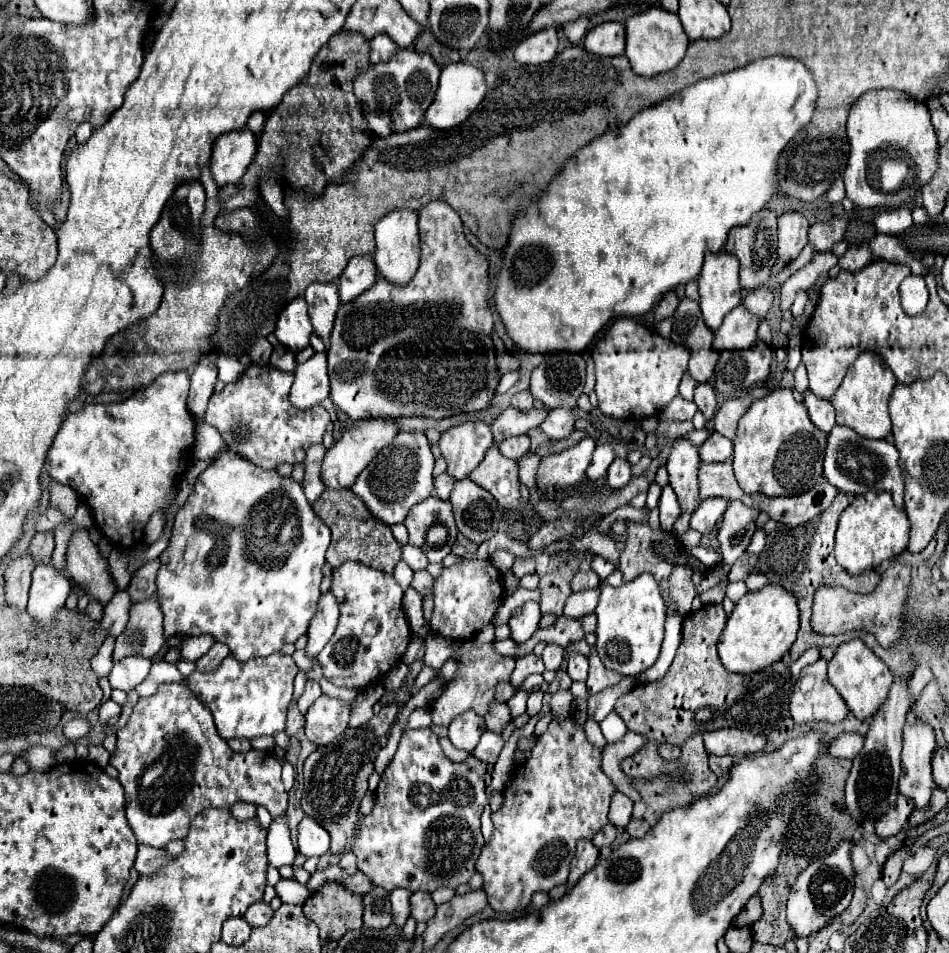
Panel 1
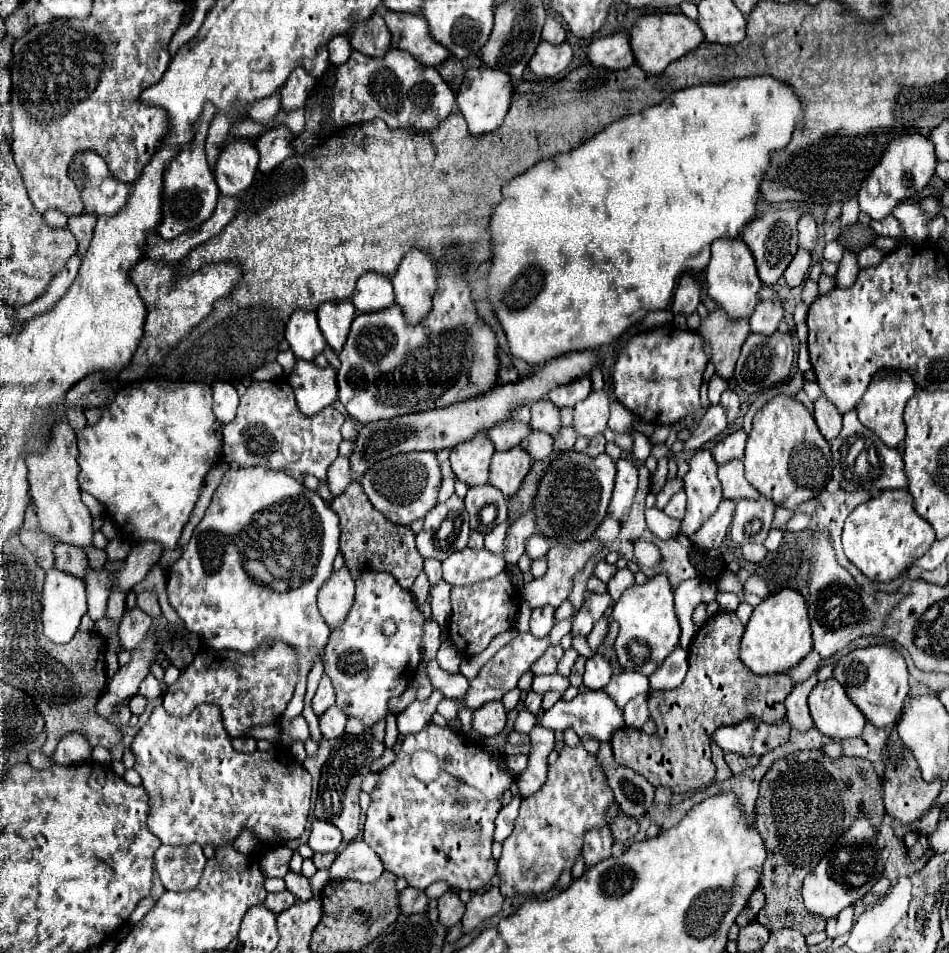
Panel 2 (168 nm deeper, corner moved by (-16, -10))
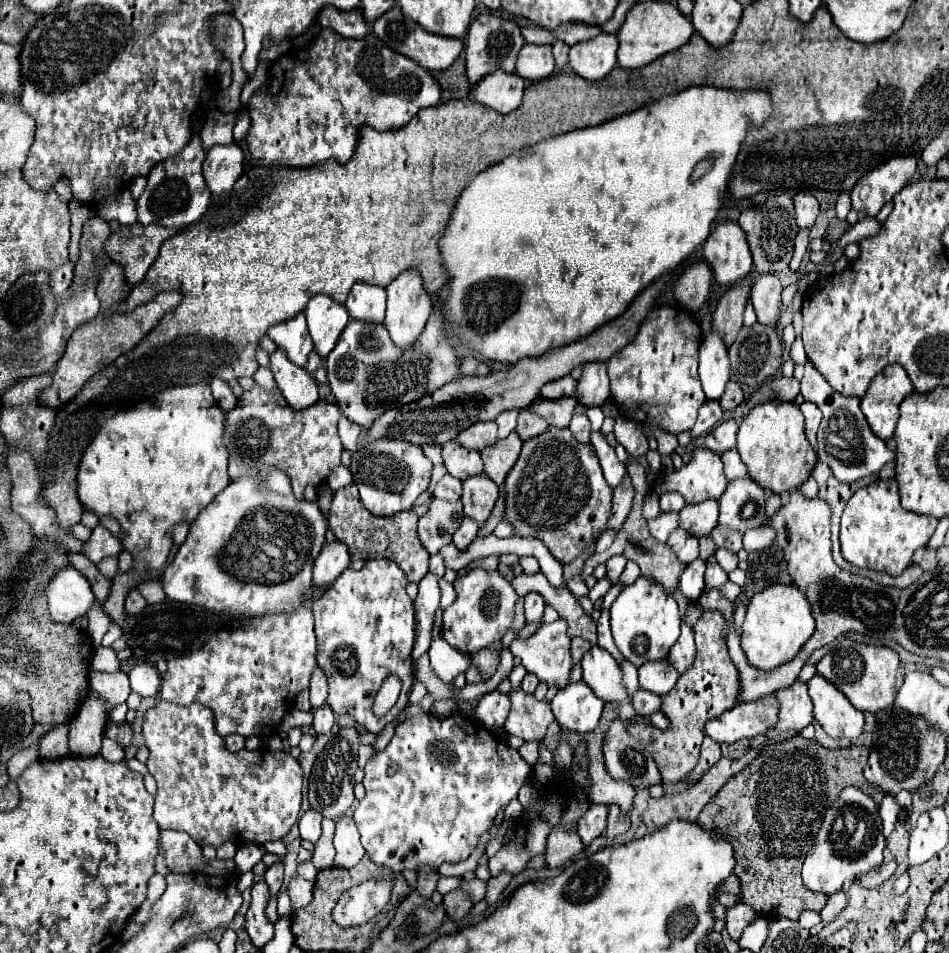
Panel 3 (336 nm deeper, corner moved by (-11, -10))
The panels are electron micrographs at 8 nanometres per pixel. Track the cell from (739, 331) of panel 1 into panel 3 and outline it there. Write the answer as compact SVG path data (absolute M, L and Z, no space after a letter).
M761 274L755 278L751 288L751 304L755 306L757 320L761 324L777 328L781 290L783 290L783 284L775 274Z

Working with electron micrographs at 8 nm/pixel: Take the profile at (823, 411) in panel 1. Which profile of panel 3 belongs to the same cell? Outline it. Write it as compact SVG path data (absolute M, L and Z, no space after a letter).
M803 402L801 406L801 412L805 416L805 436L809 440L809 444L815 448L817 446L817 440L815 440L815 434L817 434L817 428L819 428L819 422L821 422L821 414L819 414L819 408L811 402Z

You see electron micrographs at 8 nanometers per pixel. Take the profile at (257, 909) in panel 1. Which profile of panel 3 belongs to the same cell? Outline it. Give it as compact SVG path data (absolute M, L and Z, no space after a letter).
M279 856L279 862L275 862L273 866L267 868L267 872L265 872L265 882L269 884L271 898L277 898L279 888L281 888L281 884L283 884L283 856Z

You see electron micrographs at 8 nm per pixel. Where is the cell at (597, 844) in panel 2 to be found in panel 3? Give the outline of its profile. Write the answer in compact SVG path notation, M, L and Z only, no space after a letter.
M591 804L589 810L577 820L577 834L585 844L591 844L593 838L601 836L605 830L607 806L605 804Z

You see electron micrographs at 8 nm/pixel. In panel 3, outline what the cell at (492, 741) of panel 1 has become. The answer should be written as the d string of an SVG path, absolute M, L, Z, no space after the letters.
M539 740L525 742L525 744L519 748L519 752L523 754L523 758L525 758L531 766L535 766L535 764L539 762Z

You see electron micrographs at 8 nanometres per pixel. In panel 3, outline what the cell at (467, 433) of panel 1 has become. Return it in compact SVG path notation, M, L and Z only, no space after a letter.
M447 442L443 446L443 460L445 468L451 476L465 480L469 476L483 472L483 460L477 450L467 450L463 446L455 446L453 442Z

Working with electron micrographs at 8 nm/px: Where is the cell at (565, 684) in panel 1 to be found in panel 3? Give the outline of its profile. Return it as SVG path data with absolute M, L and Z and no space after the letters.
M573 638L571 640L571 654L573 654L573 662L579 662L583 658L585 652L591 650L591 644L585 642L585 638Z

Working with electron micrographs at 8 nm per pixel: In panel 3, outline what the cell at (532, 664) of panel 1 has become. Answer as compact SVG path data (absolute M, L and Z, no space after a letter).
M559 618L555 622L541 624L541 628L529 638L515 638L511 642L511 652L521 660L521 664L525 666L527 672L533 672L539 680L547 682L549 686L563 688L569 684L569 674L573 668L569 642L571 642L571 638L567 634L567 622L563 618Z

